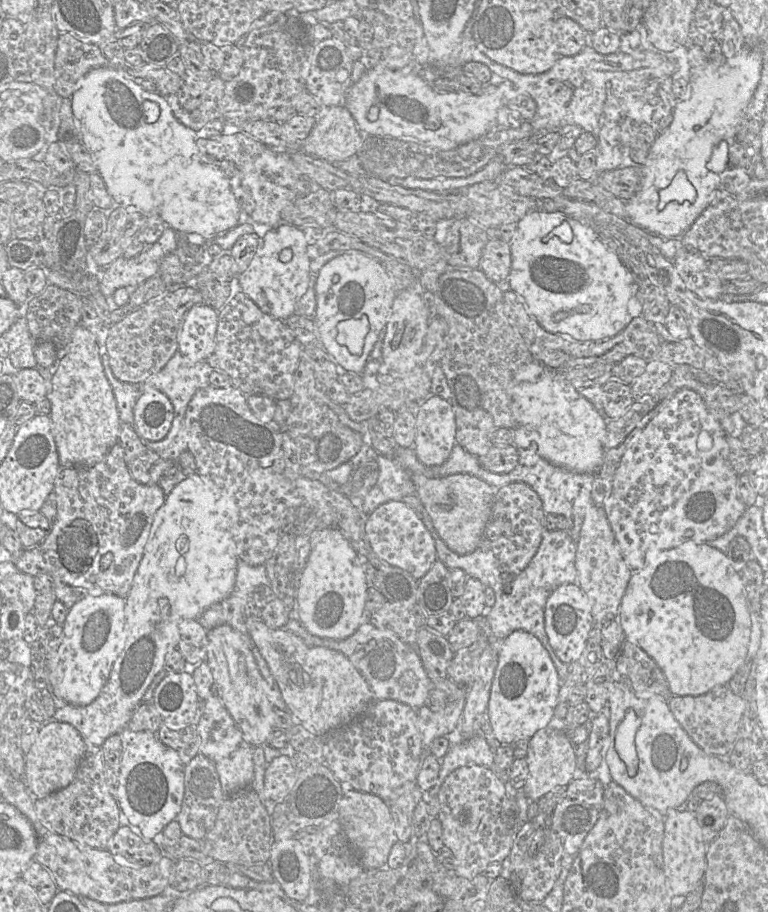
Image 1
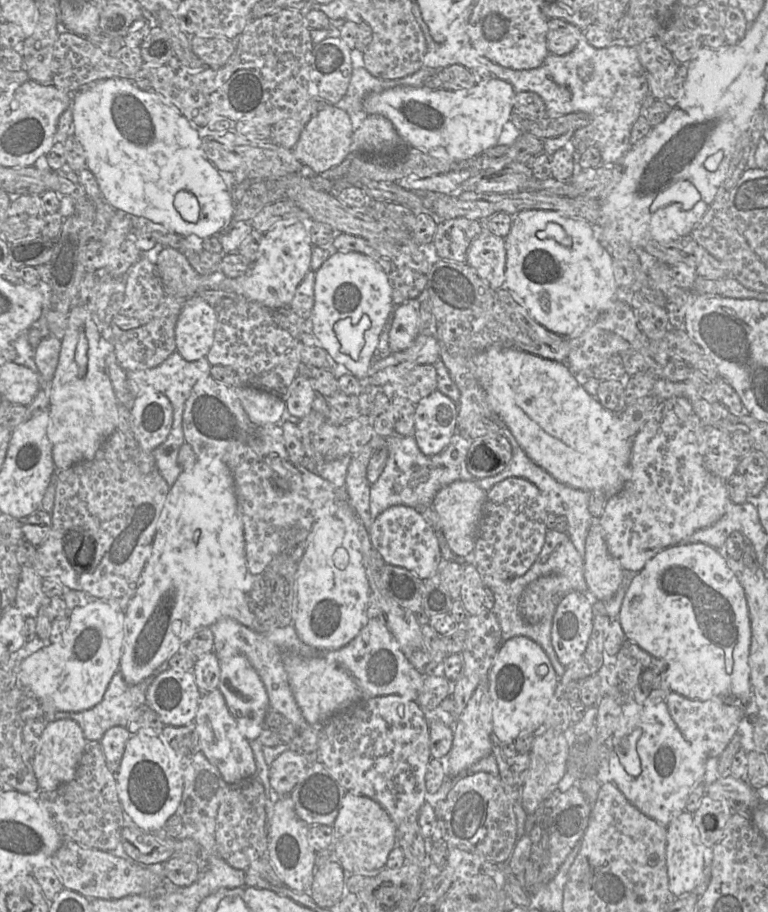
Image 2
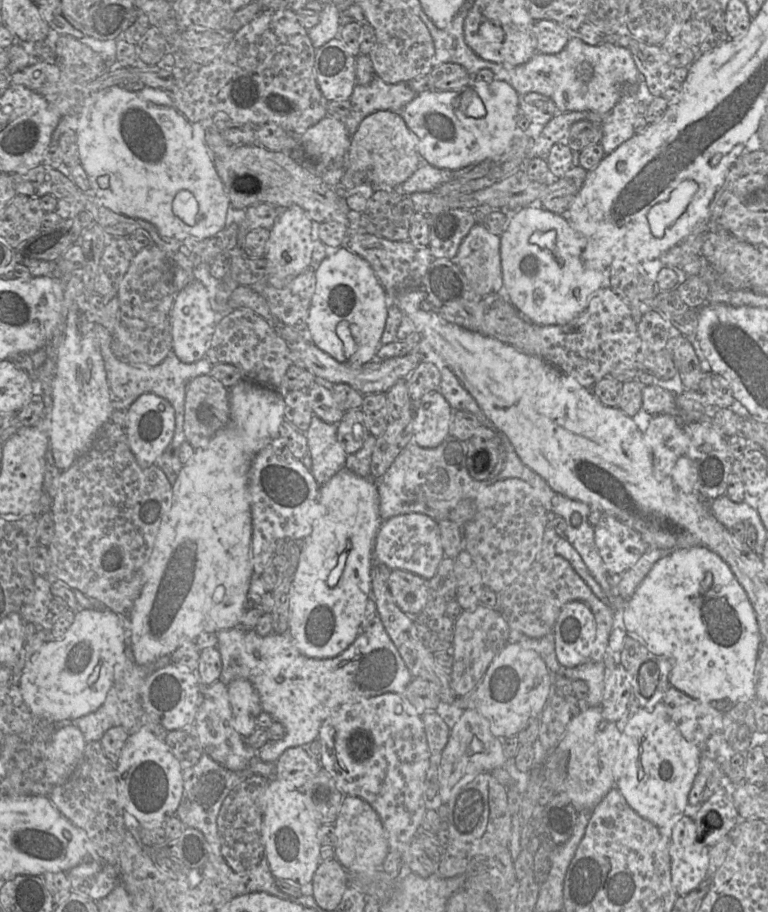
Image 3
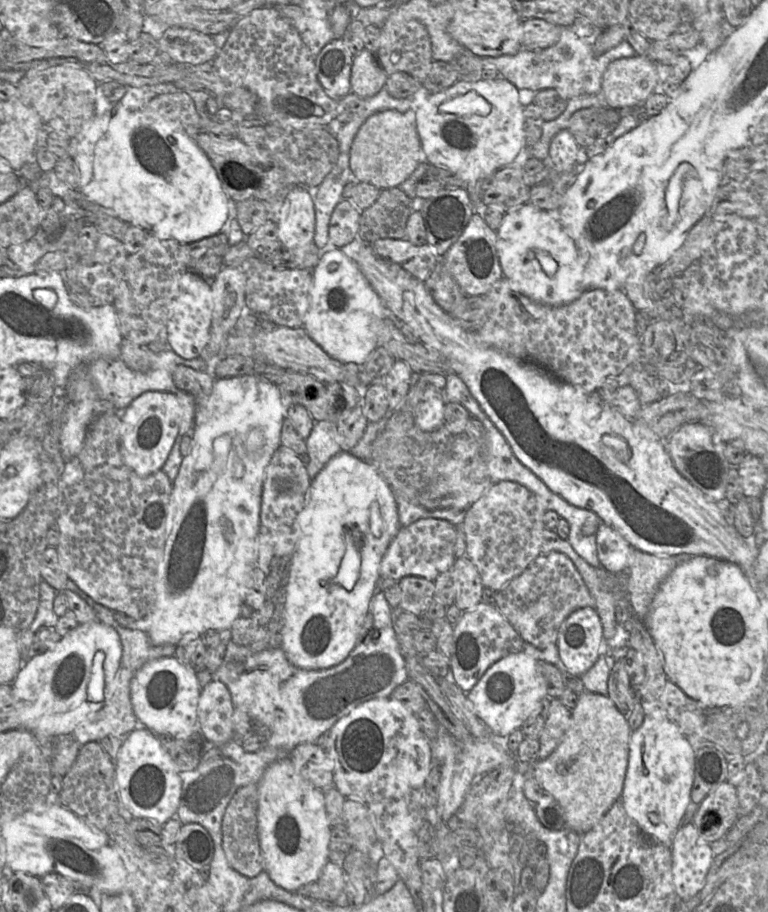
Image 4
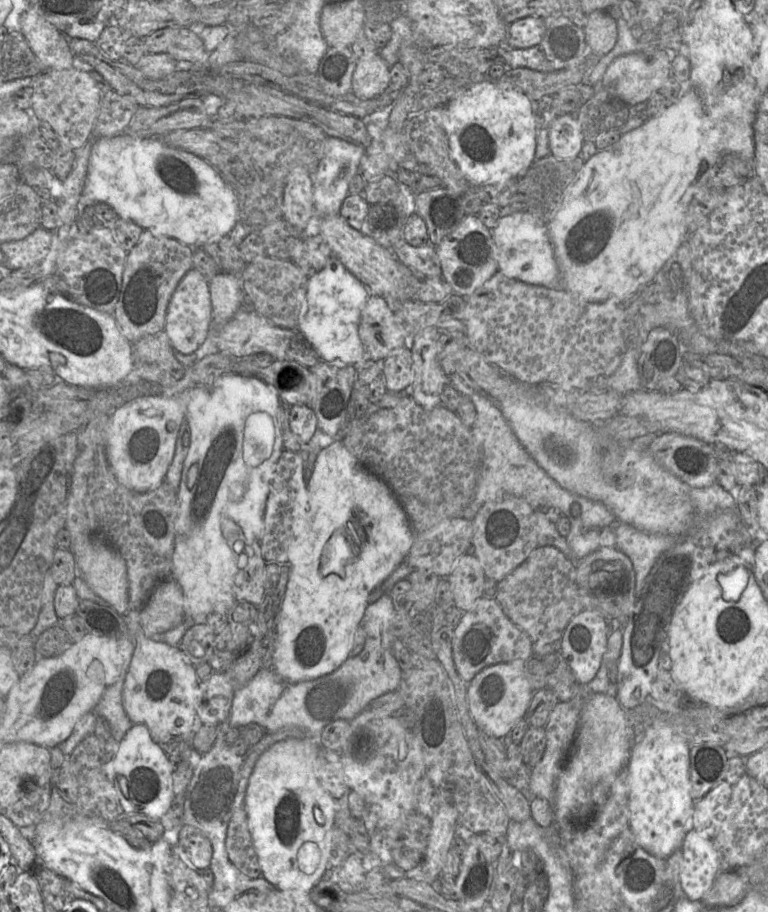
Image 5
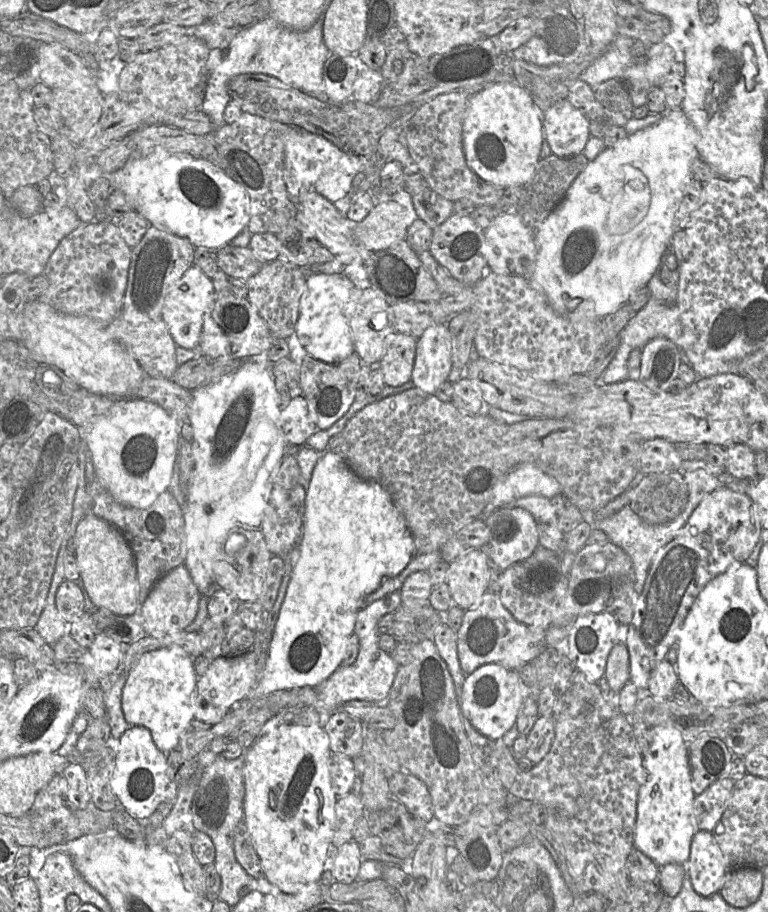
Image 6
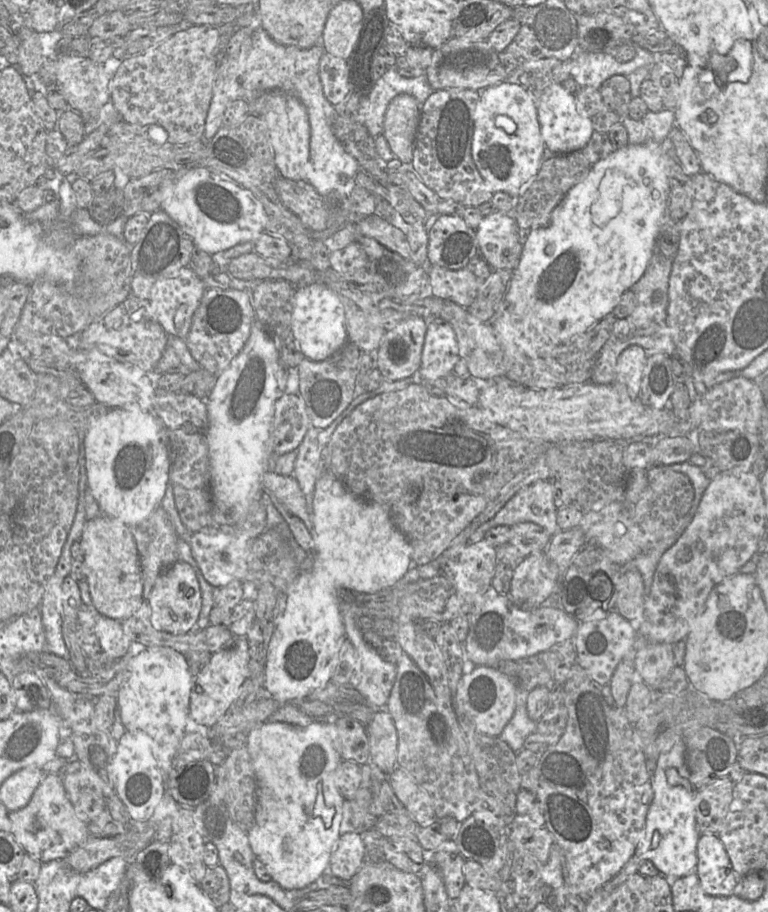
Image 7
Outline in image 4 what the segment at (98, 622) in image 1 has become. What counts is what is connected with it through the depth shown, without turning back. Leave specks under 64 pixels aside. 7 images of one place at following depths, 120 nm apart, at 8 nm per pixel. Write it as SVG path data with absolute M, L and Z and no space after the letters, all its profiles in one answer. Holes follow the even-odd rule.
M101 622L79 624L51 648L25 660L12 682L20 724L35 737L71 736L78 724L105 706L120 667L122 644L118 632Z

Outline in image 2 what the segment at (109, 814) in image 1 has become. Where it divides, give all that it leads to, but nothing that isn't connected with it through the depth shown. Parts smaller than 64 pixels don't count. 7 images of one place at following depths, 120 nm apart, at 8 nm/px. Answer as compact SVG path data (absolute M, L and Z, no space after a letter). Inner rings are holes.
M87 741L72 781L53 791L39 791L36 797L49 812L64 839L86 848L113 852L116 856L129 858L121 847L124 811L117 793L115 774L106 765L100 742Z

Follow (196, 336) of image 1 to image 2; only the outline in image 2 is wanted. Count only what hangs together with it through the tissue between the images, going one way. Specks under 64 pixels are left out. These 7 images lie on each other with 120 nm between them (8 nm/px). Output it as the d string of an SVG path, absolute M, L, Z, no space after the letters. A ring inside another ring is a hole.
M189 297L175 327L176 351L187 361L206 357L214 341L216 324L214 308L201 297Z

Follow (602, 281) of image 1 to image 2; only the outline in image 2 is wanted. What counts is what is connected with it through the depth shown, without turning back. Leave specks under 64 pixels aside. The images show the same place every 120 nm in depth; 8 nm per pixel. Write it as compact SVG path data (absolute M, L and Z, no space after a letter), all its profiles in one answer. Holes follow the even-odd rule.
M523 210L517 213L512 219L510 232L505 237L506 248L506 267L505 267L505 283L503 288L509 290L518 303L525 308L530 317L538 324L543 326L548 331L568 338L580 335L588 328L599 316L599 314L616 299L616 294L619 289L617 286L614 272L612 257L609 252L597 240L597 232L589 223L570 218L561 213L549 210Z

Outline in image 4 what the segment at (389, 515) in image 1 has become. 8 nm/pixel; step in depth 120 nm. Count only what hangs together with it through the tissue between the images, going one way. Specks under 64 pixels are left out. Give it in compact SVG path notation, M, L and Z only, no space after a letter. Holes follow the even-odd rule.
M423 518L402 526L381 561L378 589L383 589L384 579L399 581L406 576L418 576L435 581L441 573L451 570L456 559L456 534L454 524L438 518Z

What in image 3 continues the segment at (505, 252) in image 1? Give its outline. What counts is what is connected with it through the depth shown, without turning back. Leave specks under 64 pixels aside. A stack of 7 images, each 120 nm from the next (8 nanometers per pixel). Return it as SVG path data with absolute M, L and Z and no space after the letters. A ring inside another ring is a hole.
M476 222L470 229L453 261L482 297L503 291L500 236L490 233L483 224Z

